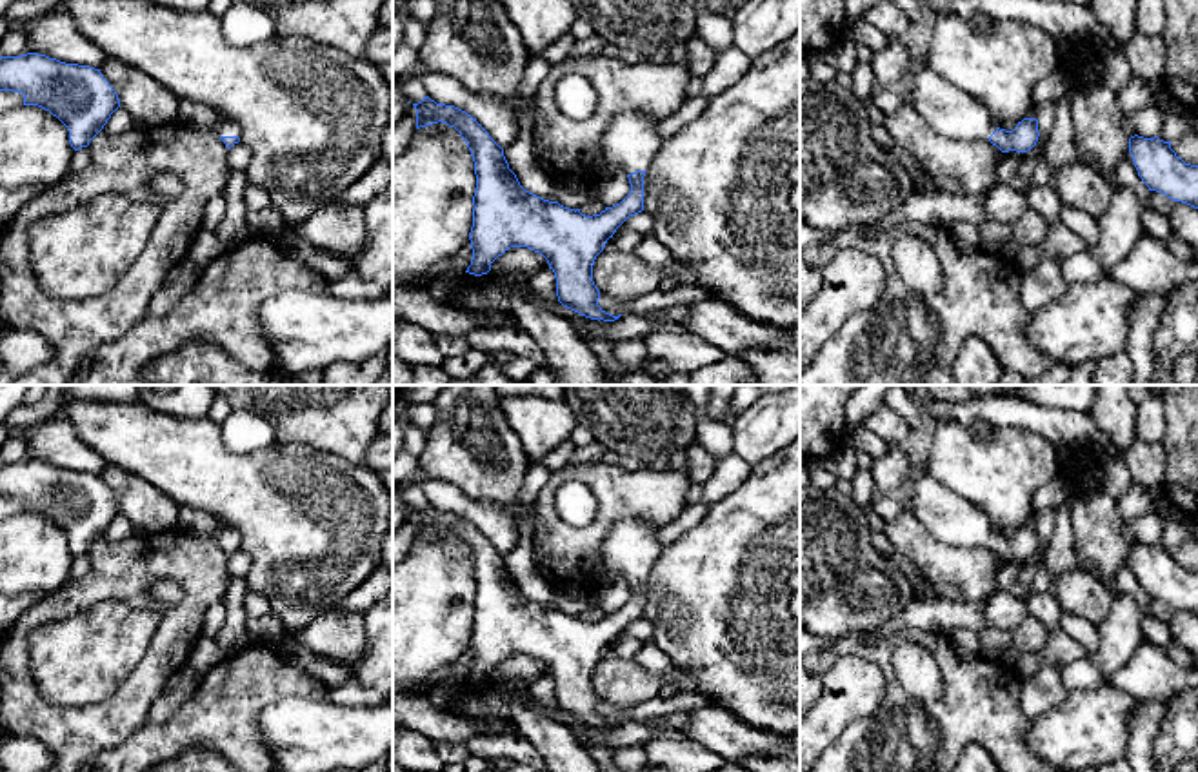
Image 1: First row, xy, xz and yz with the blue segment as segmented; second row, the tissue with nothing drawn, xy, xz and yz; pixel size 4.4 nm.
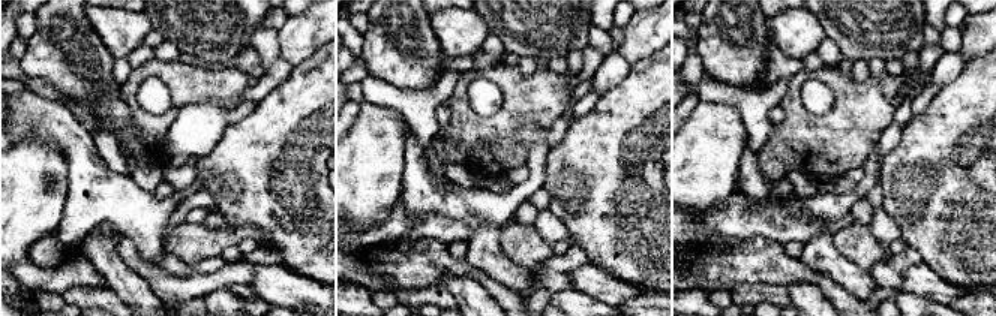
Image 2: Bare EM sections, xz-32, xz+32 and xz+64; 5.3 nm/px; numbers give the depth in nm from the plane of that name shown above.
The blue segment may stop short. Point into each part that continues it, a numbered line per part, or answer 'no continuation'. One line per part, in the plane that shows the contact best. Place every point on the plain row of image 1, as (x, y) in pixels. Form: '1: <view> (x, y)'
1: xy (197, 522)

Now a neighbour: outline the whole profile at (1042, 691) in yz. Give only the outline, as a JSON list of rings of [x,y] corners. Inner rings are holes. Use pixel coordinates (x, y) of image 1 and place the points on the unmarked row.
[[[1043,667],[1031,676],[1022,676],[1022,712],[1031,718],[1045,716],[1067,696],[1058,668]]]

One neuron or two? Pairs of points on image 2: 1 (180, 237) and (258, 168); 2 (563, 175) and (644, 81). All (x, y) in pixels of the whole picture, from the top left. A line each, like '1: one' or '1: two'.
1: two
2: one

